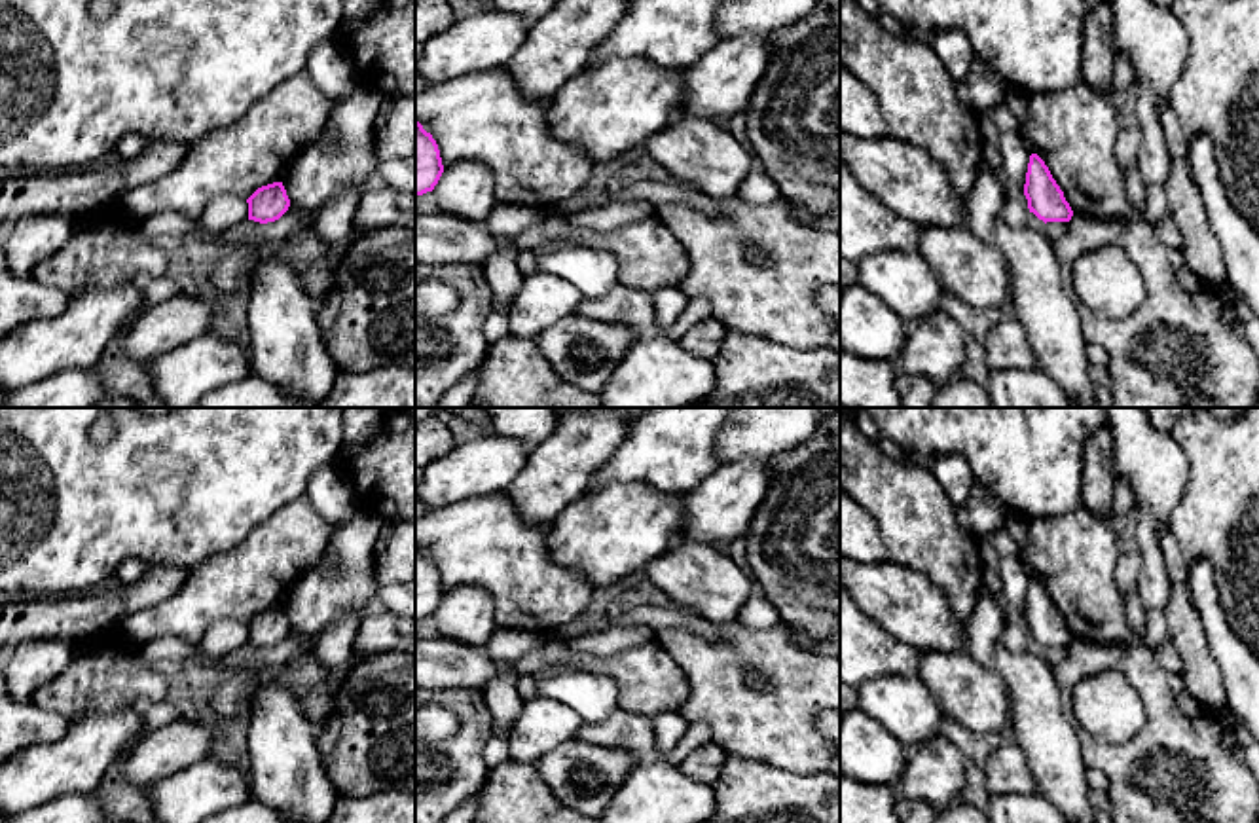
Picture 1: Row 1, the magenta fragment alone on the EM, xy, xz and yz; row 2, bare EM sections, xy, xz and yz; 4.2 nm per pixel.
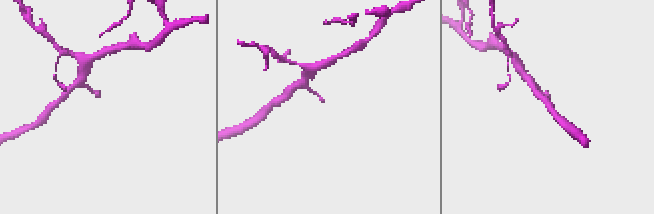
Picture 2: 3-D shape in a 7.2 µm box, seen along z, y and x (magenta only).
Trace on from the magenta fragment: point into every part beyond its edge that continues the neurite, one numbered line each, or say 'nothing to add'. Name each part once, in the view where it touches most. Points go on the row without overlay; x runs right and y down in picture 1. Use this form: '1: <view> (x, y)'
nothing to add

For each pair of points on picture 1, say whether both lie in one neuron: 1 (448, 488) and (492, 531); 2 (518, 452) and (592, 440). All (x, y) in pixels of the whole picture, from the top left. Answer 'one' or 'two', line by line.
1: two
2: two

